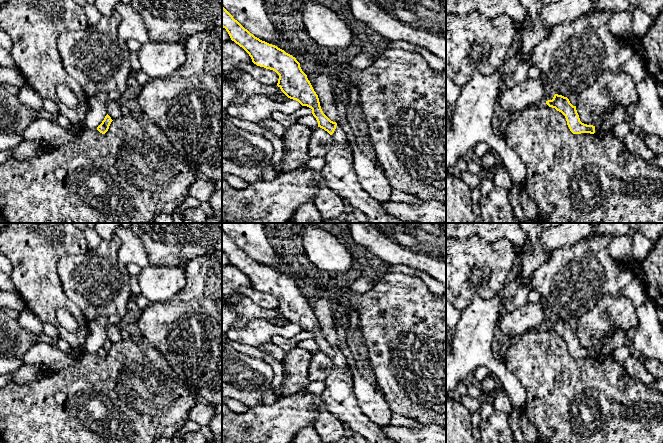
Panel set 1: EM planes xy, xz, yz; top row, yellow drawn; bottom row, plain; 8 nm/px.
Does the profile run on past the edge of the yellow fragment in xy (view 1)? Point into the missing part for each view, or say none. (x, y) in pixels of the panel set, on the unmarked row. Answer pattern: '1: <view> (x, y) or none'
1: xy (113, 331)

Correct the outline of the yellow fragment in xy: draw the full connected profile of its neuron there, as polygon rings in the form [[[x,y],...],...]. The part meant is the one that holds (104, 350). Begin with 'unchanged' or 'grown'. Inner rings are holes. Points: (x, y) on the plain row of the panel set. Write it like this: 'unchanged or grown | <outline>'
grown | [[[116,324],[108,325],[107,339],[105,340],[102,347],[97,351],[97,354],[100,357],[105,358],[108,355],[111,346],[119,342],[120,340],[122,340],[122,336],[121,329],[119,328],[119,326]]]

